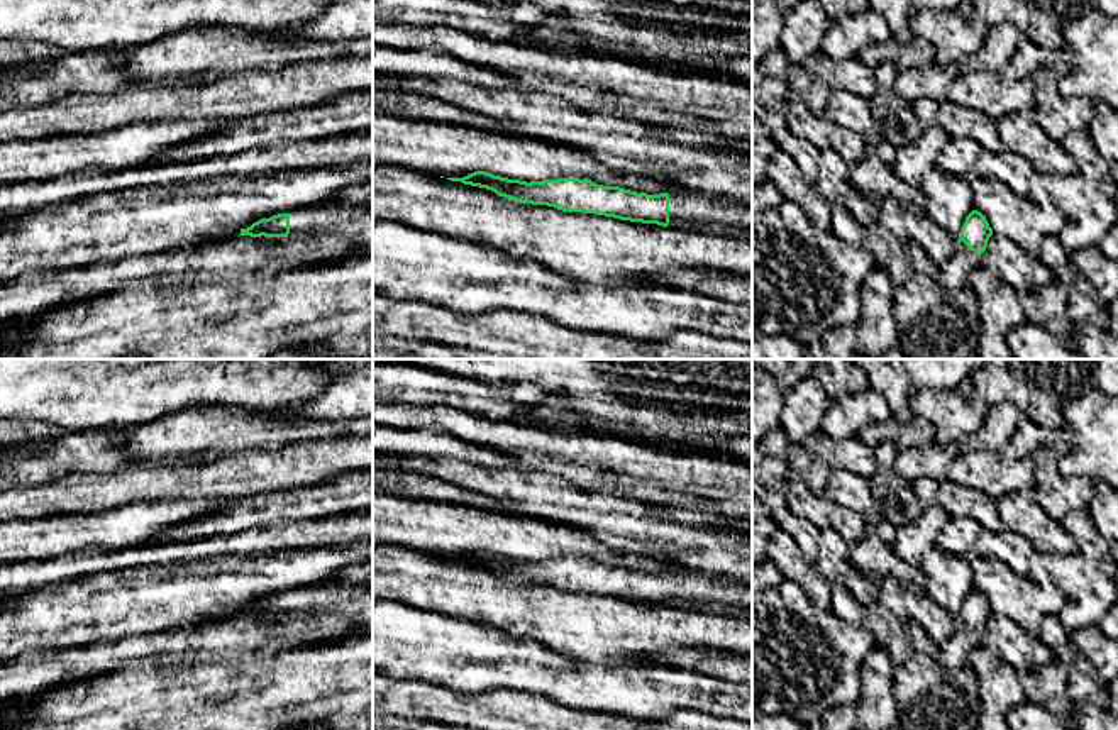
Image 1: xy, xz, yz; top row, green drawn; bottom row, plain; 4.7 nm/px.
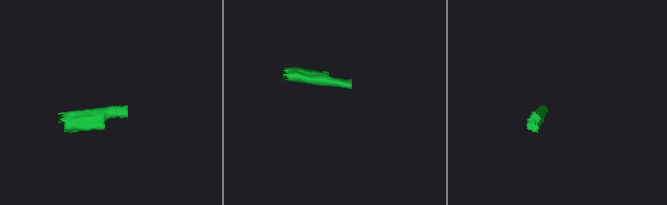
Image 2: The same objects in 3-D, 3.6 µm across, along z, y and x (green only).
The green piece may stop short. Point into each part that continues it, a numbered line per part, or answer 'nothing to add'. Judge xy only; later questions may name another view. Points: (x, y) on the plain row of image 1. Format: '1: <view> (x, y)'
1: xy (332, 598)

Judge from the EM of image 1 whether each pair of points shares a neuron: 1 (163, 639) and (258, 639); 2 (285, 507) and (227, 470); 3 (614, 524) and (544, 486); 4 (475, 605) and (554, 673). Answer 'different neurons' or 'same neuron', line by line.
1: same neuron
2: different neurons
3: same neuron
4: different neurons

